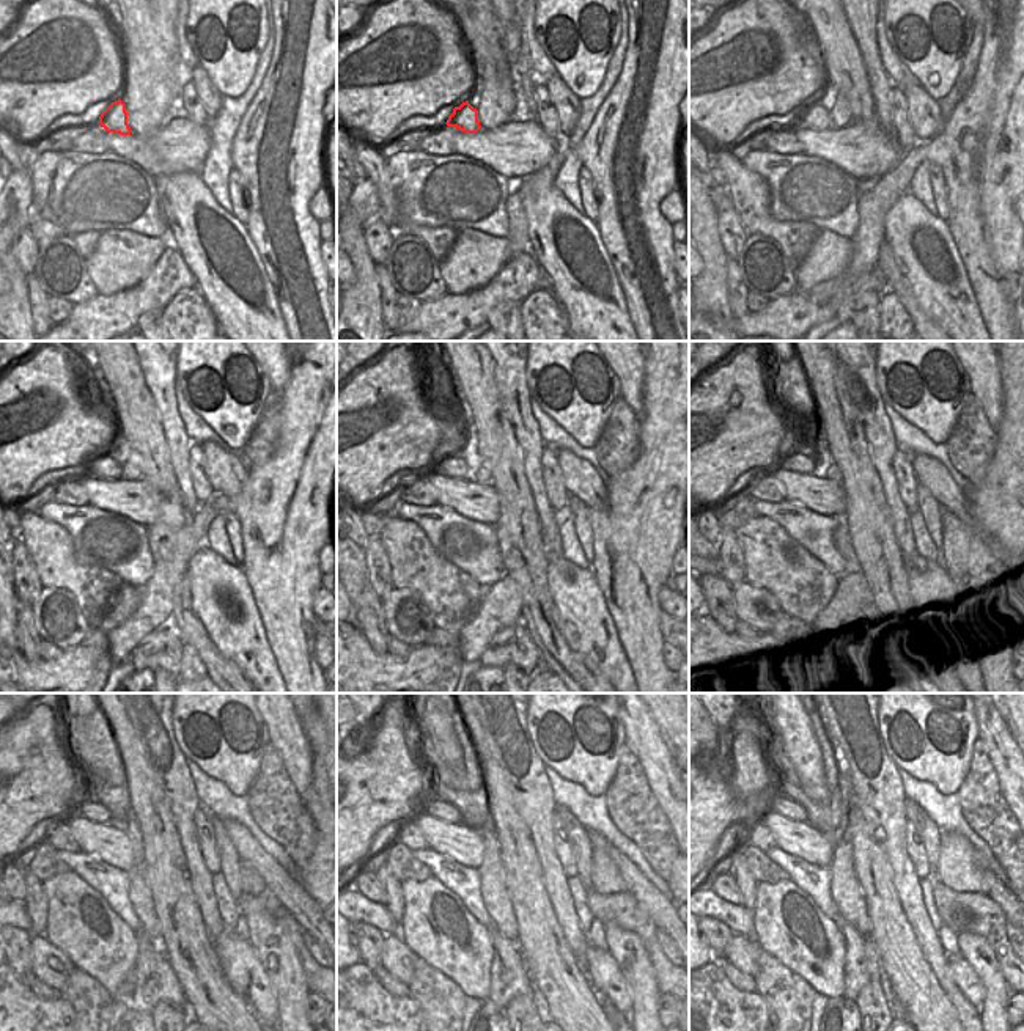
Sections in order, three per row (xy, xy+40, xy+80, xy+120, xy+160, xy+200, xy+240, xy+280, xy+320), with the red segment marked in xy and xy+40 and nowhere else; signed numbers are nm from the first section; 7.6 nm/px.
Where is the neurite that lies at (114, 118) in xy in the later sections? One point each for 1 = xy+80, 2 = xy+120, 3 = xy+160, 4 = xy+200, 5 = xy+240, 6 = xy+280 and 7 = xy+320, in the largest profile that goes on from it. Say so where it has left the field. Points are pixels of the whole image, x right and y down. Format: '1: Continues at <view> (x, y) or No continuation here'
1: Continues at xy+80 (812, 115)
2: Continues at xy+120 (103, 467)
3: Continues at xy+160 (450, 464)
4: Continues at xy+200 (796, 461)
5: Continues at xy+240 (87, 810)
6: Continues at xy+280 (428, 805)
7: Continues at xy+320 (773, 803).

